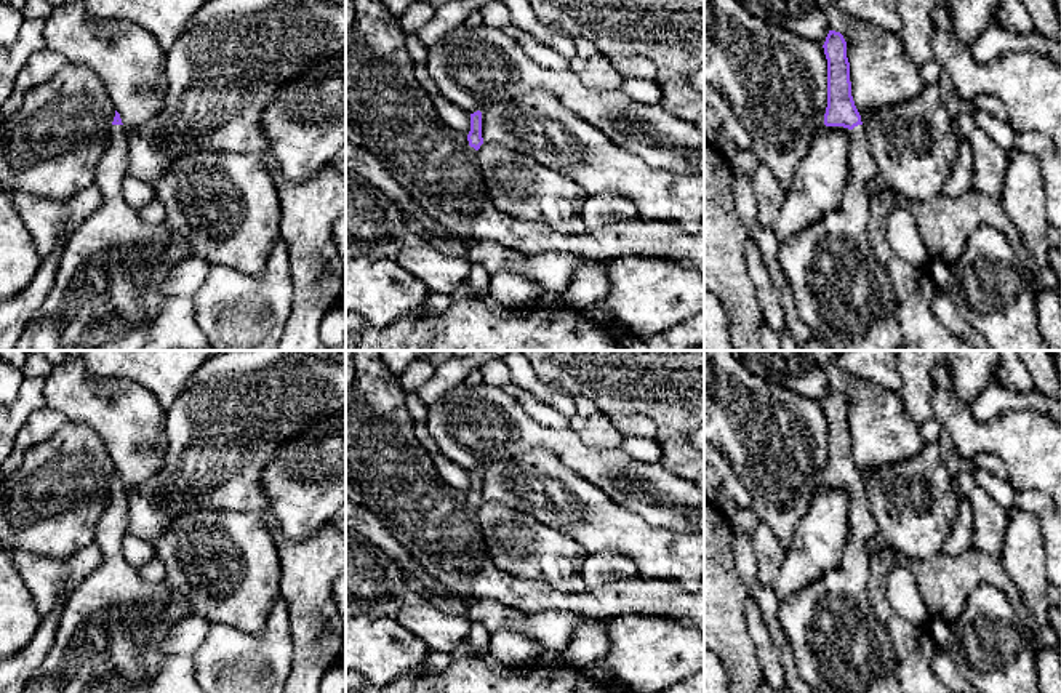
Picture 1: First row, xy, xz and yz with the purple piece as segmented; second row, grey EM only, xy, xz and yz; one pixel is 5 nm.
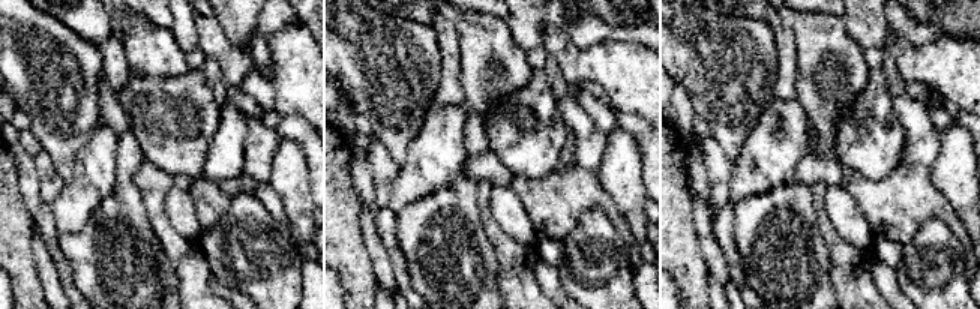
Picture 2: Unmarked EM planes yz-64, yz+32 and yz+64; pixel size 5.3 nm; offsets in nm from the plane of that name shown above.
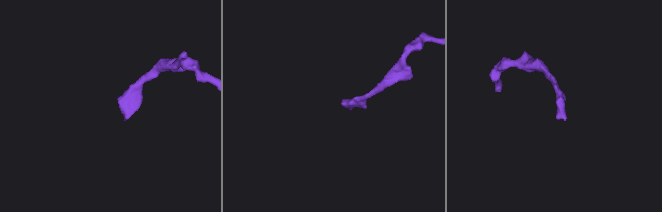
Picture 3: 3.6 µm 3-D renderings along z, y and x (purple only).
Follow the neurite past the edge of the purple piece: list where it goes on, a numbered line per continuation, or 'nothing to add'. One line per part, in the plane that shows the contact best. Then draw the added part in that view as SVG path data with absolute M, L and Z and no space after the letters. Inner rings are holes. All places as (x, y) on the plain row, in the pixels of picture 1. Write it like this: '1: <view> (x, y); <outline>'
1: yz (839, 645); M858 483L850 488L848 538L839 567L781 603L779 623L792 647L795 671L813 693L901 693L896 655L869 597L866 546L875 533L877 523L869 511L866 488Z

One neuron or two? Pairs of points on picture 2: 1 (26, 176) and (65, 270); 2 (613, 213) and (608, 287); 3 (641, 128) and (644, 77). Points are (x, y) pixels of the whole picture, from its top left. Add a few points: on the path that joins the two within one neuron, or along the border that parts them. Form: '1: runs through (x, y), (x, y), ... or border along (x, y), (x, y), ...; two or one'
1: runs through (32, 200), (41, 212), (53, 246); one
2: border along (578, 218), (599, 210), (625, 240), (629, 255); two
3: border along (617, 113), (637, 113), (644, 119); two

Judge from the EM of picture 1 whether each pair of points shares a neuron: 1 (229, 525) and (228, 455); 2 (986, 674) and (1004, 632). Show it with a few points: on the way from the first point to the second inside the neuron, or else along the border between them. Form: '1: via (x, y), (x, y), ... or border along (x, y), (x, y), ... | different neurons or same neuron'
1: border along (191, 511), (229, 509), (261, 512) | different neurons
2: via (994, 664), (994, 642) | same neuron

